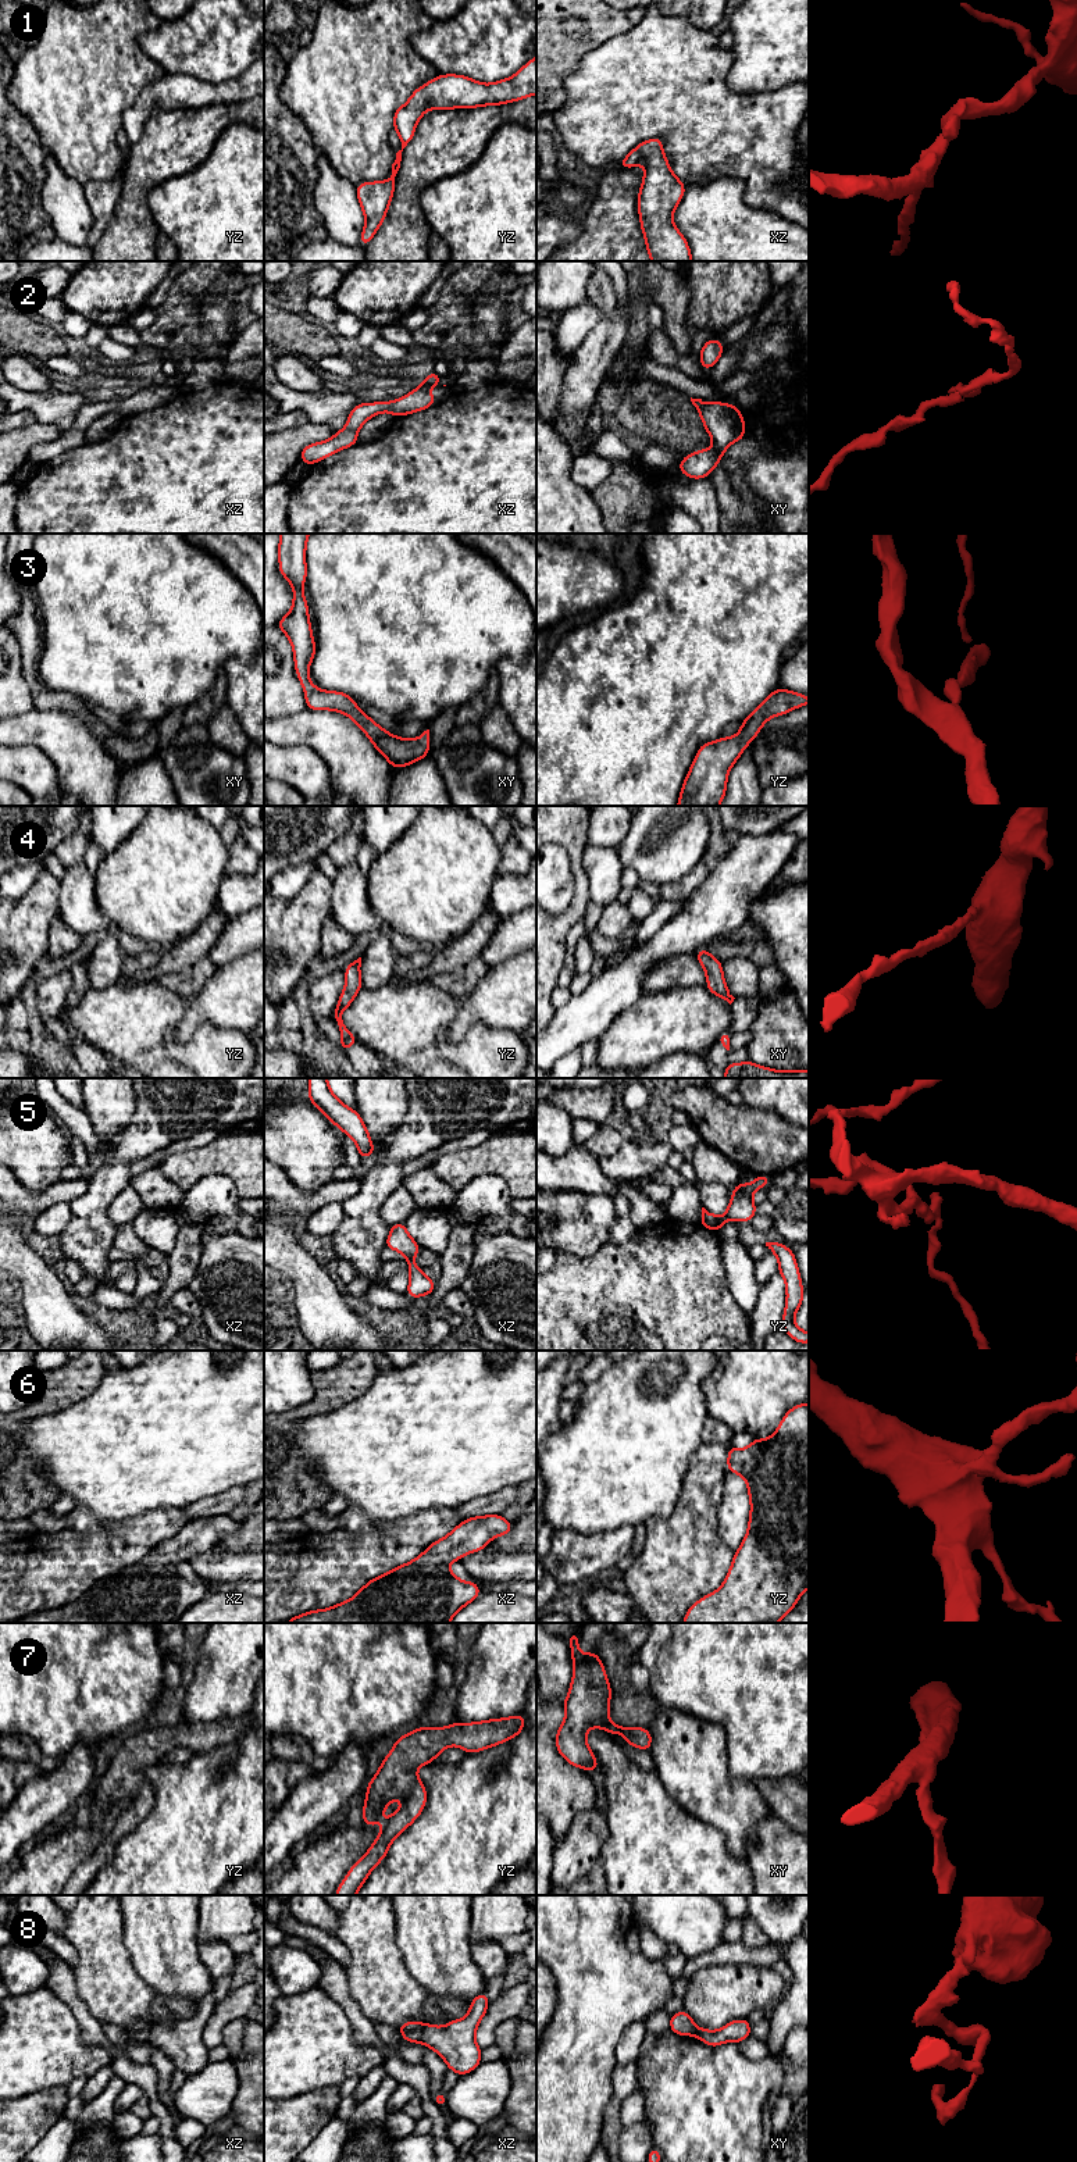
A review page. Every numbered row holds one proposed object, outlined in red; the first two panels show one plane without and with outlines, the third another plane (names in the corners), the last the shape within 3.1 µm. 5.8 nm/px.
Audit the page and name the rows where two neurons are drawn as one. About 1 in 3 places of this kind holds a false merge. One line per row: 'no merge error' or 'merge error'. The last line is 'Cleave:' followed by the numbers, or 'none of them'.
1: no merge error
2: merge error
3: no merge error
4: no merge error
5: no merge error
6: no merge error
7: no merge error
8: merge error
Cleave: 2, 8

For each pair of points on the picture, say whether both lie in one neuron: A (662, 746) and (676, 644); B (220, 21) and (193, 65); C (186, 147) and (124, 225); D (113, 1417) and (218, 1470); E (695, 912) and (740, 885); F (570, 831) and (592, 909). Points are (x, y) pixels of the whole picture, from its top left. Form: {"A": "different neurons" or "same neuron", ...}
{"A": "same neuron", "B": "same neuron", "C": "same neuron", "D": "same neuron", "E": "same neuron", "F": "different neurons"}

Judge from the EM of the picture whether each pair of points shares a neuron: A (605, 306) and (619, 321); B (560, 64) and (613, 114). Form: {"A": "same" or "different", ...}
{"A": "different", "B": "different"}

